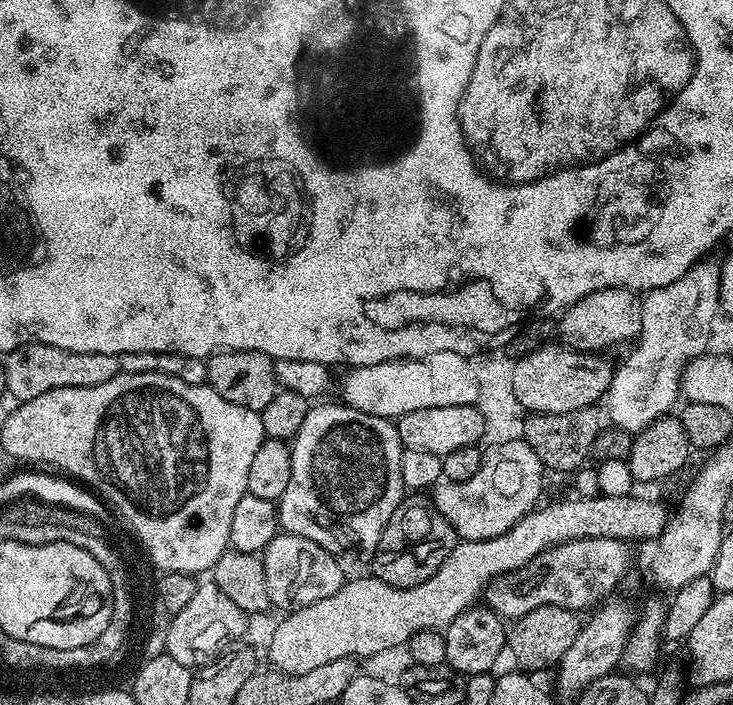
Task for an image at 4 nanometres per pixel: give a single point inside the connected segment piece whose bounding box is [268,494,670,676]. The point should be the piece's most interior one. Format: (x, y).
(367, 616)

